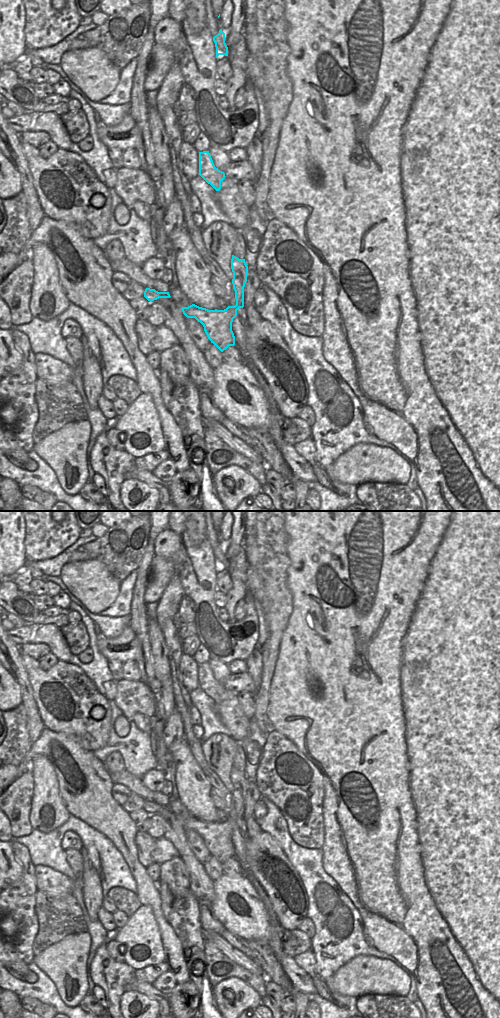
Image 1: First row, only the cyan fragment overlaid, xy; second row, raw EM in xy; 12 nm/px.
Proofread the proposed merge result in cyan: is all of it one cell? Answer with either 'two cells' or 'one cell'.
two cells

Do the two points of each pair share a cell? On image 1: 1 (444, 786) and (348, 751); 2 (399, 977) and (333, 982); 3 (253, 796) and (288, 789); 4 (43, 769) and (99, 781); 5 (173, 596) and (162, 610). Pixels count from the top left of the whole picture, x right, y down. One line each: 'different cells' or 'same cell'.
1: same cell
2: same cell
3: different cells
4: different cells
5: same cell

